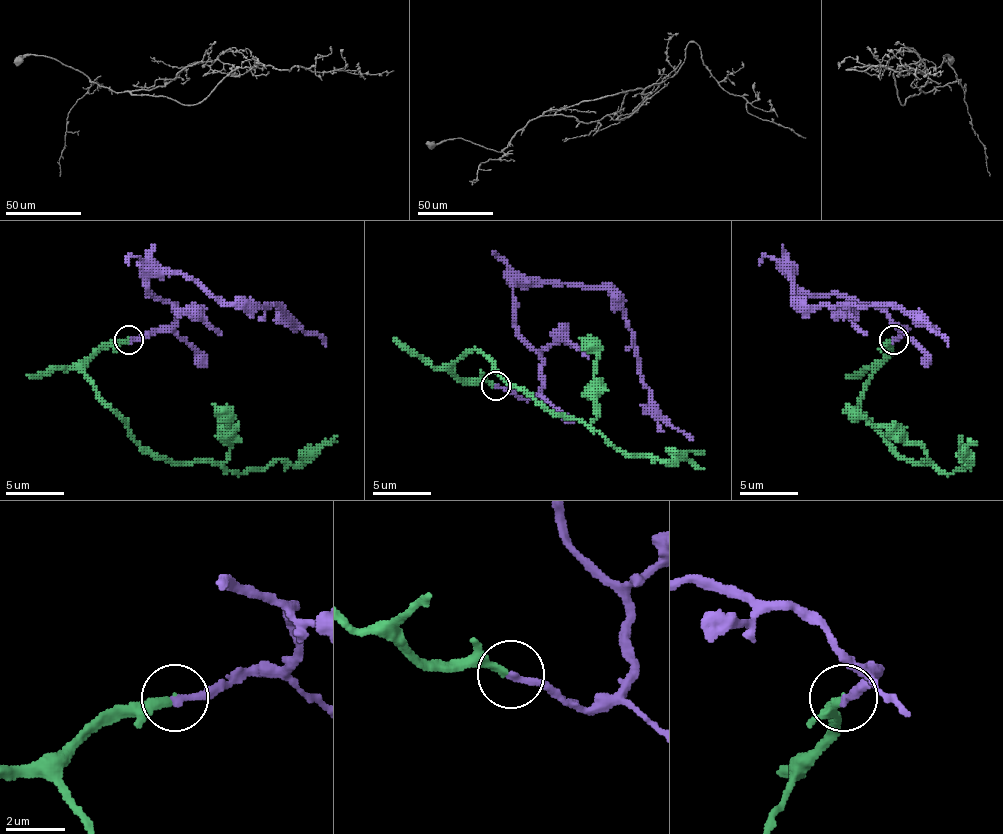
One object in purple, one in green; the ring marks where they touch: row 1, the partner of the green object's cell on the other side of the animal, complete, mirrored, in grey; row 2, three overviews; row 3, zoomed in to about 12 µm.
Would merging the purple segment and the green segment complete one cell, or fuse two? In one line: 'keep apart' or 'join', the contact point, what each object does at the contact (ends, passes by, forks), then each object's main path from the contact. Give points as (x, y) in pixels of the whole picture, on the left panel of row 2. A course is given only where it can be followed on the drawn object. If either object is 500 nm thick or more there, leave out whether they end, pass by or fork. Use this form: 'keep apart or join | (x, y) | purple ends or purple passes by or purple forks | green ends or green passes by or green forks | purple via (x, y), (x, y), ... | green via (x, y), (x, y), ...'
join | (129, 339) | purple ends | green ends | purple via (128, 340), (174, 317), (148, 294), (148, 279), (166, 274), (273, 305), (325, 346) | green via (128, 340), (108, 343), (85, 372), (143, 447), (160, 456), (241, 474), (279, 459), (302, 465), (337, 436)

